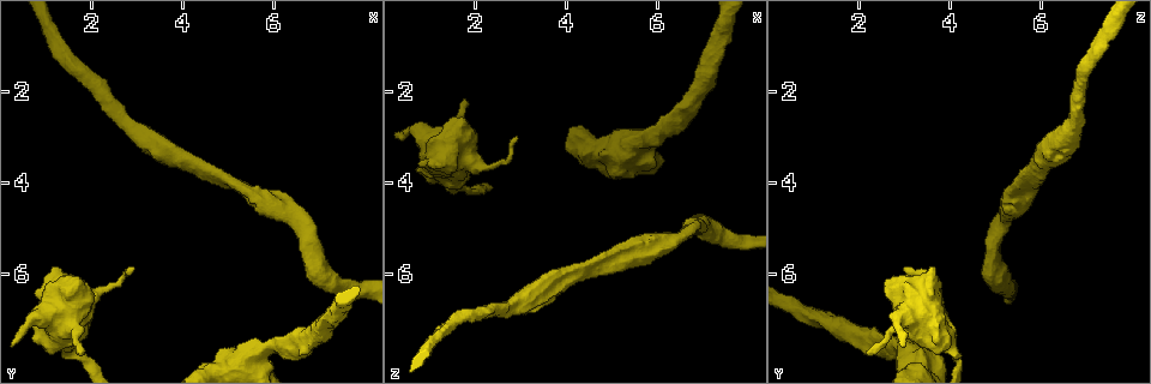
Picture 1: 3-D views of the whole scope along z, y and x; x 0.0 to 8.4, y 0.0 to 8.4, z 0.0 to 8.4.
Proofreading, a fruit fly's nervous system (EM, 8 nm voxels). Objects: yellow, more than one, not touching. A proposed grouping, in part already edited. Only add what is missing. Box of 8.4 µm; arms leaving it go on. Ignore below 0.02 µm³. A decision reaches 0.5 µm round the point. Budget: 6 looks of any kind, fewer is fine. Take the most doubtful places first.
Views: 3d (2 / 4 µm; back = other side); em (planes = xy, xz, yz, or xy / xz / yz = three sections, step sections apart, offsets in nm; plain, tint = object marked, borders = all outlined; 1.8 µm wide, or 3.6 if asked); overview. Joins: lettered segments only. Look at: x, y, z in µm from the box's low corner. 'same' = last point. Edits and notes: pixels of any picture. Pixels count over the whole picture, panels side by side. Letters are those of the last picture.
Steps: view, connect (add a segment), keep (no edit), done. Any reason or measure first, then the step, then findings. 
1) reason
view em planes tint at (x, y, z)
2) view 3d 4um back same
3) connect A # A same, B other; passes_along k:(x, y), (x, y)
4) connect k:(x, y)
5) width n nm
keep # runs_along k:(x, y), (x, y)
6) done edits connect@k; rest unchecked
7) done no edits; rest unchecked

an open end
view em yz step 8 borders at (1.80, 7.80, 2.25)

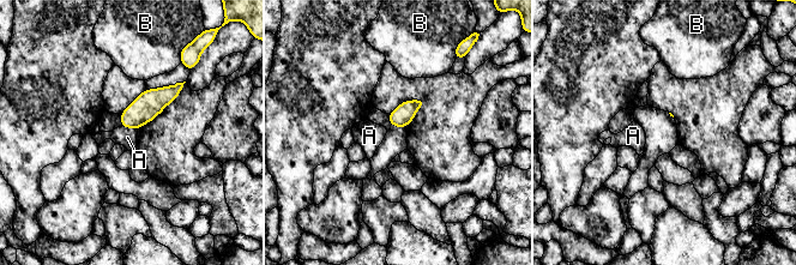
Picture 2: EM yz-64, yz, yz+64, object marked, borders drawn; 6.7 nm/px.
keep # A other, B other; border 2:(121, 125), (137, 130); no lettered segment goes on from it

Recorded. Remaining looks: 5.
thin end
view em planes borders at (2.90, 5.95, 3.00)

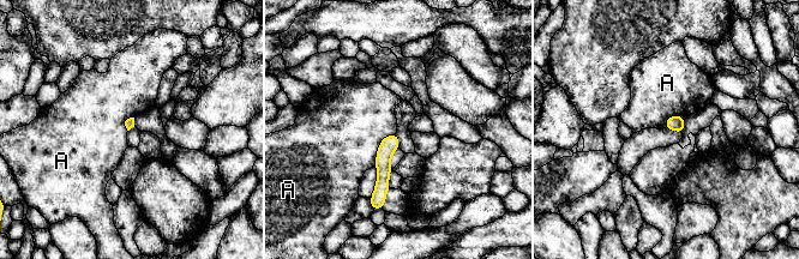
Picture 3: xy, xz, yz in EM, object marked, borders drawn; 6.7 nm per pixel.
keep # A other; border 3:(396, 131), (382, 139), (374, 164); no lettered segment goes on from it

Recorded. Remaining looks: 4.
thick turns thin
view 3d 4um at (5.70, 4.30, 5.50)

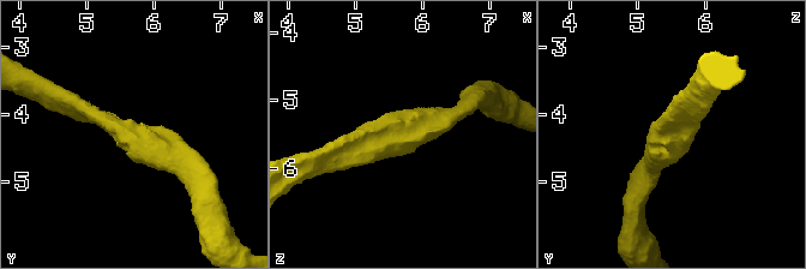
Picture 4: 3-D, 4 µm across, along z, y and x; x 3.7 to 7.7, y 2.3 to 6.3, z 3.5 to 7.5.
arm_widths 220, 320 nm
view em 3.6um xz step 4 tint at (5.65, 4.30, 5.50)

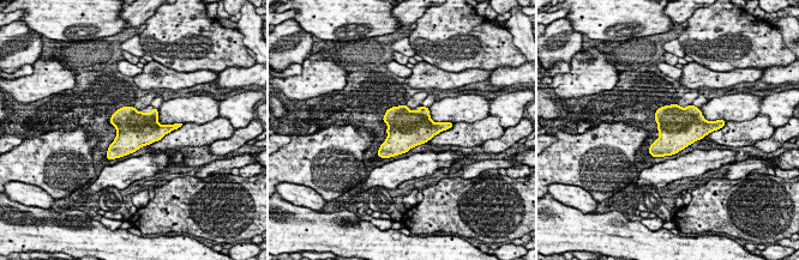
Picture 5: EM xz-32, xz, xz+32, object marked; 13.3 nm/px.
view em 3.6um planes borders same

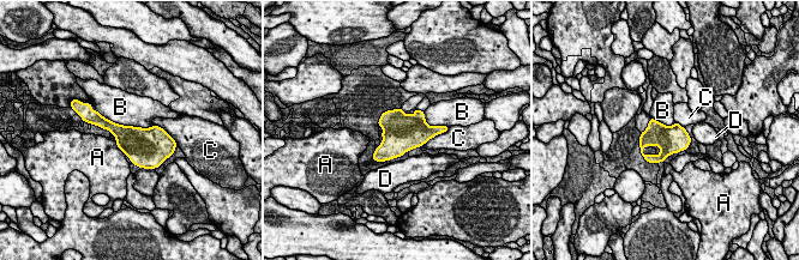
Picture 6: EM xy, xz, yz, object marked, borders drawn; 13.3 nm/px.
width 360 nm
keep # A other, B other, C other, D other; border 6:(96, 109), (118, 124), (154, 126); none of them fits

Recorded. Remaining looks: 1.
done no edits; rest unchecked

